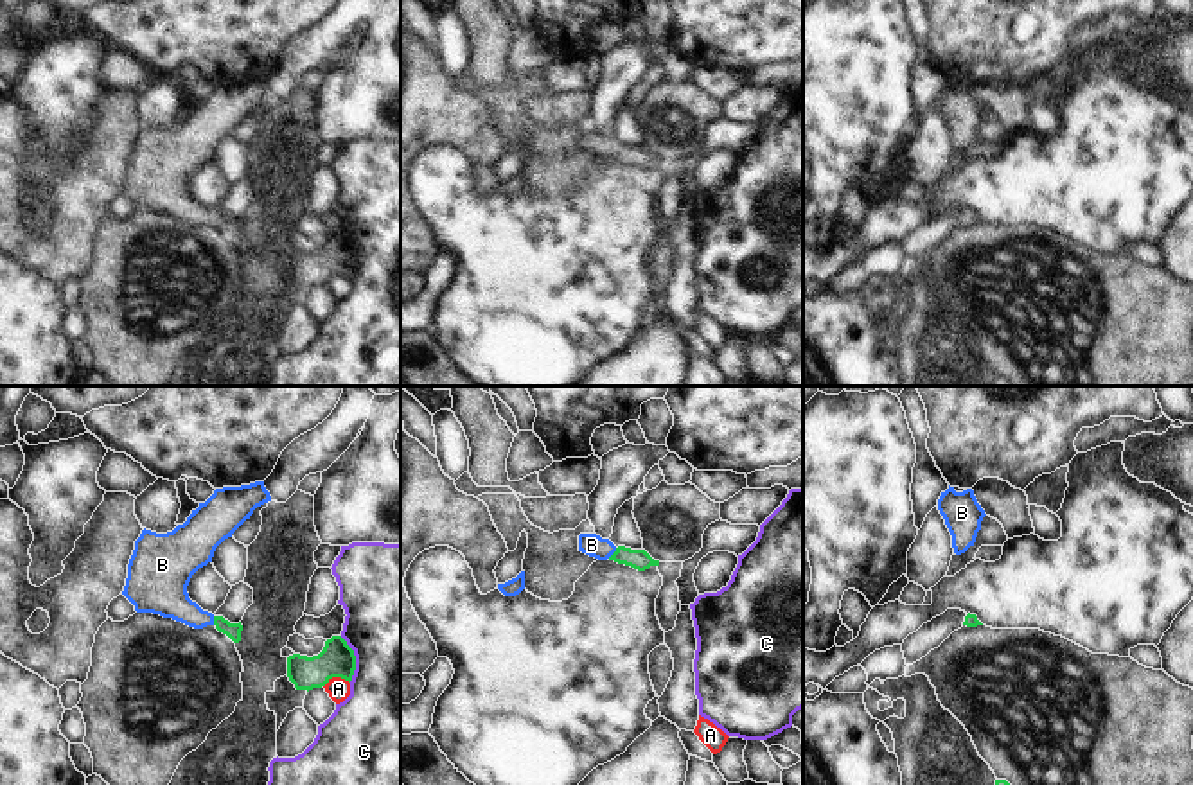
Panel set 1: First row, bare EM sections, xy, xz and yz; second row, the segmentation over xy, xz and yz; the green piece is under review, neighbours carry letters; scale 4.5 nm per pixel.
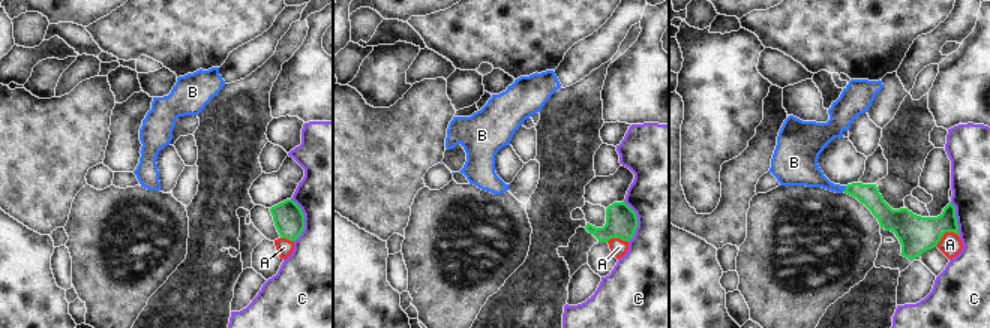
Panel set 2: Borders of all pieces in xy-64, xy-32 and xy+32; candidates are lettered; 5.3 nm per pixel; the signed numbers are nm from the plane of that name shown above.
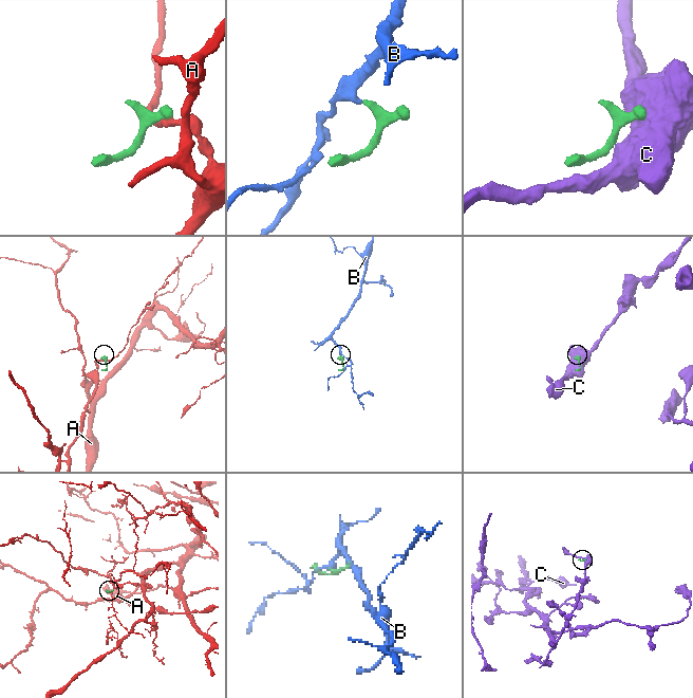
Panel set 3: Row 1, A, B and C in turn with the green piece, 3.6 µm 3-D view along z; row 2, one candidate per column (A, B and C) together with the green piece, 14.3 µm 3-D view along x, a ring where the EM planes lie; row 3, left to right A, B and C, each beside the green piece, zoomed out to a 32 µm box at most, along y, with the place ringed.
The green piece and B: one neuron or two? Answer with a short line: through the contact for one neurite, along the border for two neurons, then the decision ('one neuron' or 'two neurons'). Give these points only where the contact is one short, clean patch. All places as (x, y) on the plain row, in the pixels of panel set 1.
xz (638, 157), (613, 151), (592, 142) | one neuron

